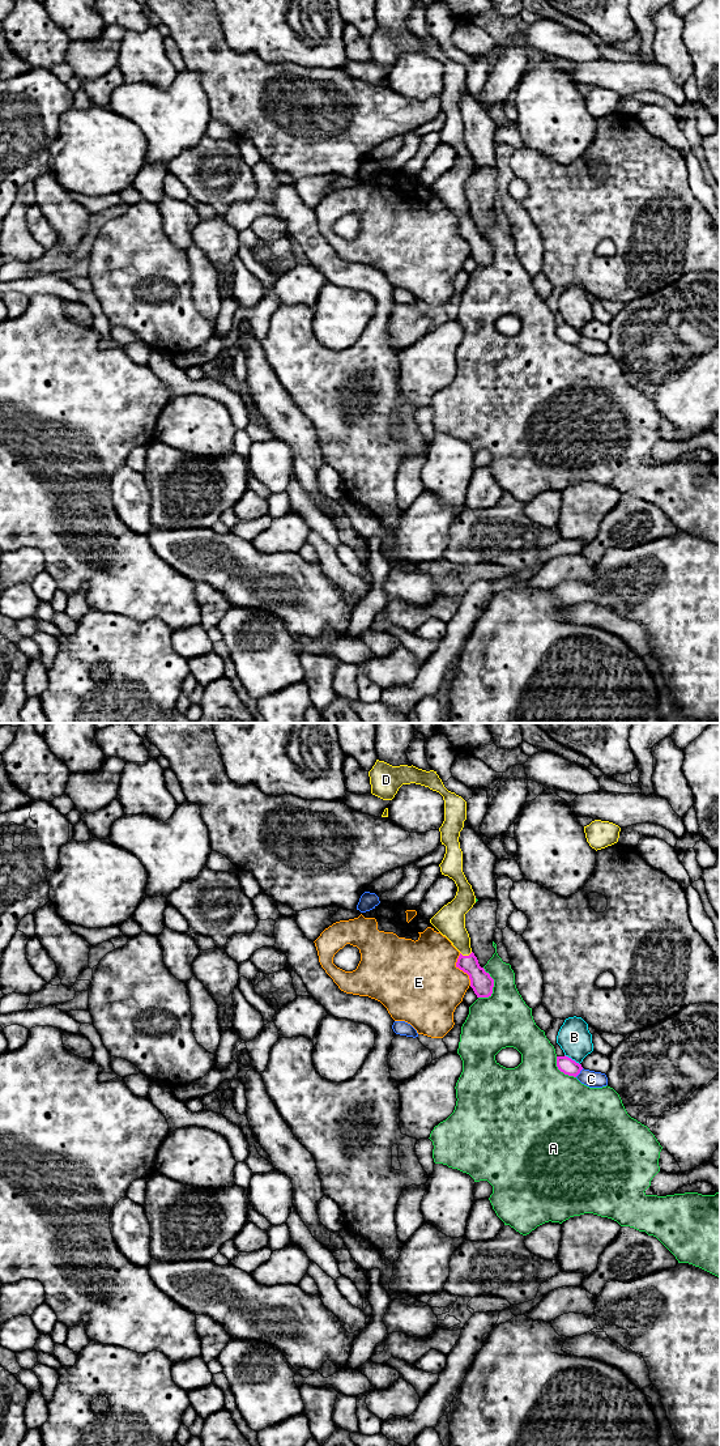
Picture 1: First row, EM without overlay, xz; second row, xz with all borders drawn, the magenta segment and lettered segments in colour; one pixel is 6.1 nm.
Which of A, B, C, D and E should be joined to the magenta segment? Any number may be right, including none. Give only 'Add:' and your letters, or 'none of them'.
Add: D

